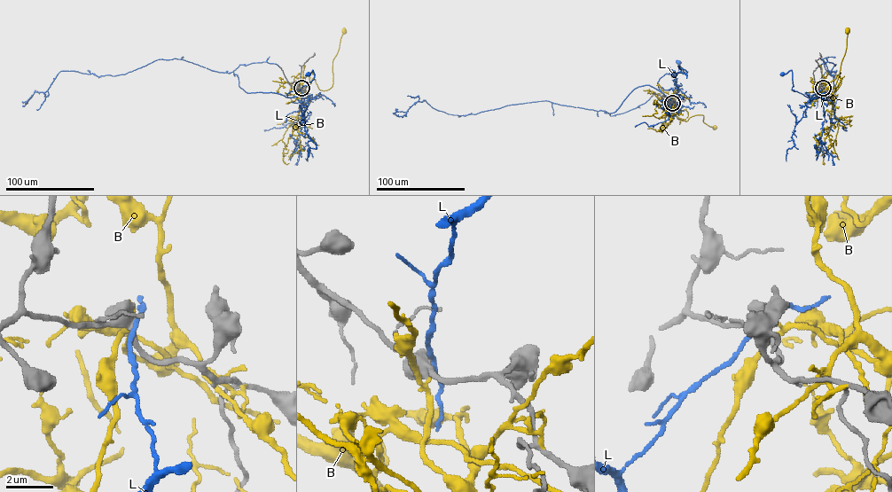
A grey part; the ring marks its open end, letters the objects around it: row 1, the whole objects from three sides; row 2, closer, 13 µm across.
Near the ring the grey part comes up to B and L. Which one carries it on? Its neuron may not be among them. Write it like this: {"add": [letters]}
{"add": ["L"]}

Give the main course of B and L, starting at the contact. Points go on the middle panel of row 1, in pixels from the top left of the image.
B: (672, 103), (676, 115), (682, 120), (685, 121), (692, 116), (702, 115), (703, 121), (715, 127)
L: (672, 103), (673, 97), (665, 96), (657, 82), (670, 72), (684, 72), (678, 62)

